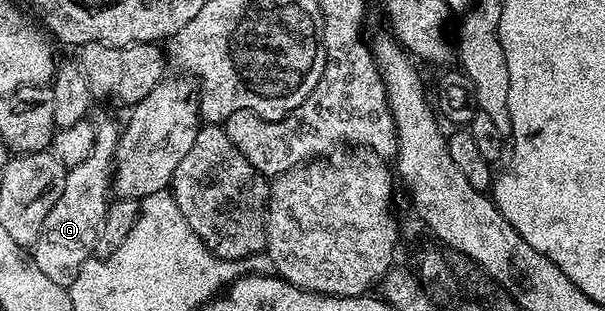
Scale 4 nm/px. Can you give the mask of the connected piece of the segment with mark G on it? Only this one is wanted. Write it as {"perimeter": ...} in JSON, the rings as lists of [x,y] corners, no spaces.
{"perimeter":[[[111,121],[95,125],[93,151],[84,161],[68,168],[65,191],[61,191],[61,199],[53,203],[53,211],[45,215],[41,235],[33,247],[33,260],[44,275],[53,279],[53,283],[70,286],[77,271],[92,260],[95,245],[99,242],[99,232],[105,223],[107,207],[113,197],[113,166],[120,132],[120,126],[115,126]]]}

